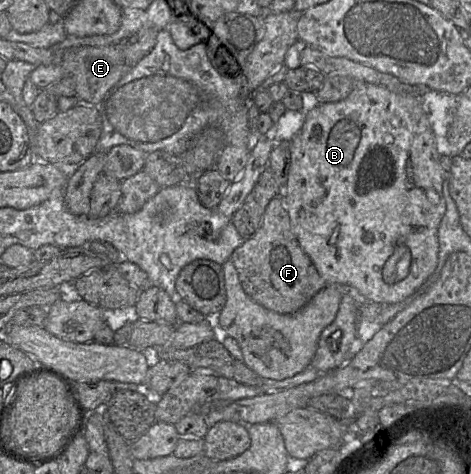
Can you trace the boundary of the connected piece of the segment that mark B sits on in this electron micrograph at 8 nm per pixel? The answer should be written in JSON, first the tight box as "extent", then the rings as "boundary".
{"extent":[282,82,446,305],"boundary":[[[355,82],[354,90],[345,99],[333,103],[318,103],[312,107],[290,144],[291,166],[282,197],[290,217],[291,229],[322,278],[328,284],[345,285],[361,299],[381,305],[401,302],[415,293],[437,267],[438,228],[446,211],[442,193],[441,156],[437,152],[435,136],[420,97],[397,94],[380,85]]]}

